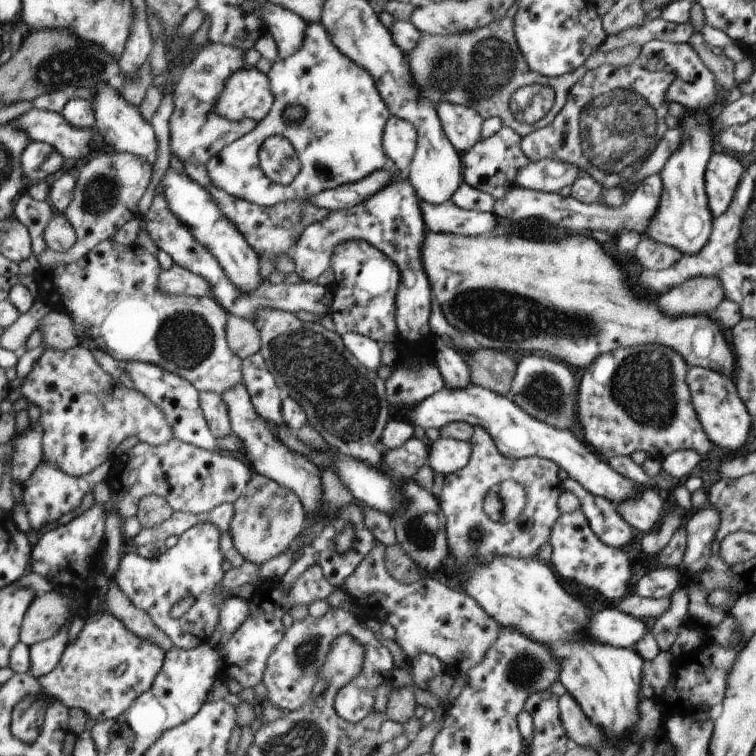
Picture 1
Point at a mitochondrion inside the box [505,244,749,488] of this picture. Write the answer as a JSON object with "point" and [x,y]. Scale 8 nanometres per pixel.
{"point":[644,386]}

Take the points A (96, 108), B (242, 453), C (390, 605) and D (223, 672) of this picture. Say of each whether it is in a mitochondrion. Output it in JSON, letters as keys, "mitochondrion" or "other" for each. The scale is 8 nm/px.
{"A":"other","B":"other","C":"other","D":"other"}

